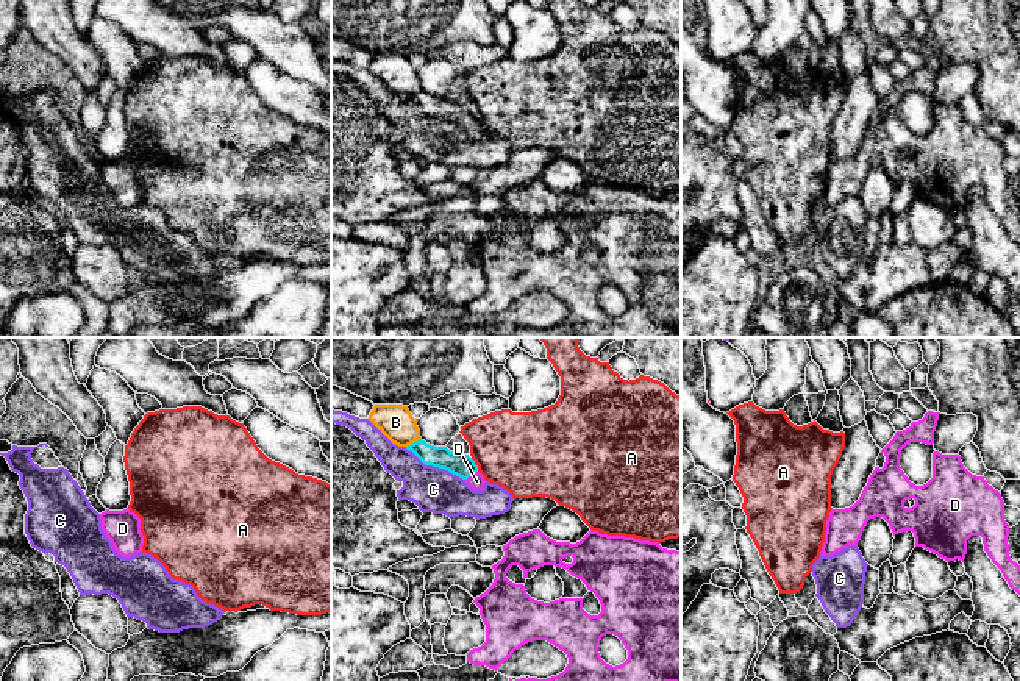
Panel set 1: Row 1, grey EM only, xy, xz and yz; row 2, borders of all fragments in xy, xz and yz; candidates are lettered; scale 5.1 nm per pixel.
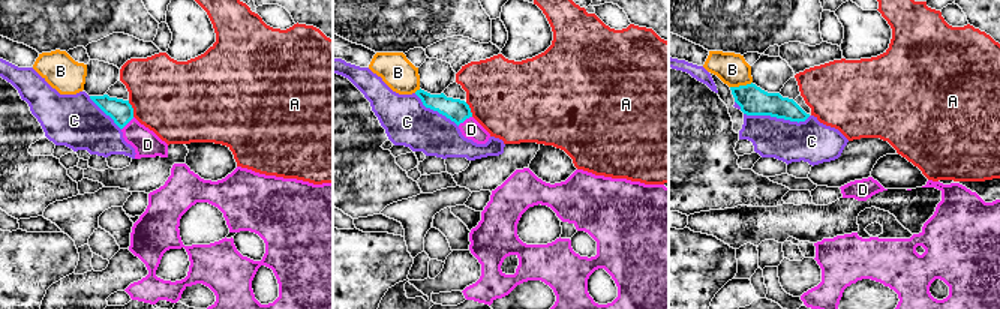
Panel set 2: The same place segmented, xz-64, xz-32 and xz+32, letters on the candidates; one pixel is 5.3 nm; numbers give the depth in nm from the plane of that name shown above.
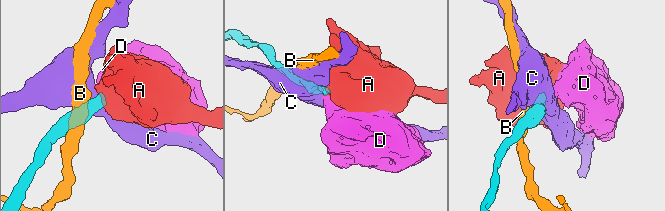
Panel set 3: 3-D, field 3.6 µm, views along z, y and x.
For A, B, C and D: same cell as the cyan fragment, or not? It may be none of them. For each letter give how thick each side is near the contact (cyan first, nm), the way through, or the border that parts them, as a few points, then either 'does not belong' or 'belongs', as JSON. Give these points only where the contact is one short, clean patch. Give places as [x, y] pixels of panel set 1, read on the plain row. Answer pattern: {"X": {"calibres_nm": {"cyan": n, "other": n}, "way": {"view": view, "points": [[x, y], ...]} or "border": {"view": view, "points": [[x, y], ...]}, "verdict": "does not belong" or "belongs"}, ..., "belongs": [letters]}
{"A": {"calibres_nm": {"cyan": 120, "other": 420}, "border": {"view": "xz", "points": [[470, 108], [478, 121]]}, "verdict": "does not belong"}, "B": {"calibres_nm": {"cyan": 110, "other": 180}, "verdict": "does not belong"}, "C": {"calibres_nm": {"cyan": 120, "other": 240}, "verdict": "does not belong"}, "D": {"calibres_nm": {"cyan": 120, "other": 80}, "way": {"view": "xz", "points": [[463, 116], [470, 125], [477, 131]]}, "verdict": "belongs"}, "belongs": ["D"]}

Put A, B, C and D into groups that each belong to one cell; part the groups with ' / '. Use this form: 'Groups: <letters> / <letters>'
Groups: A / B / C / D

